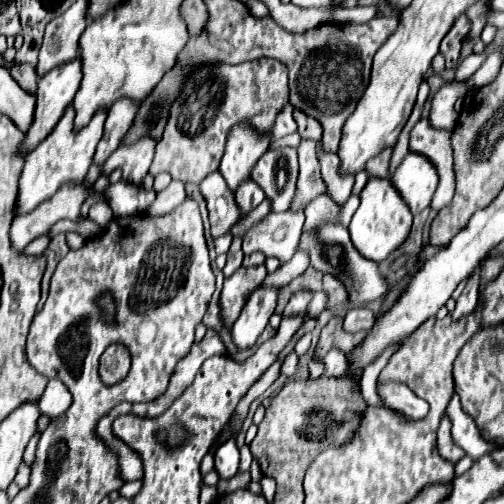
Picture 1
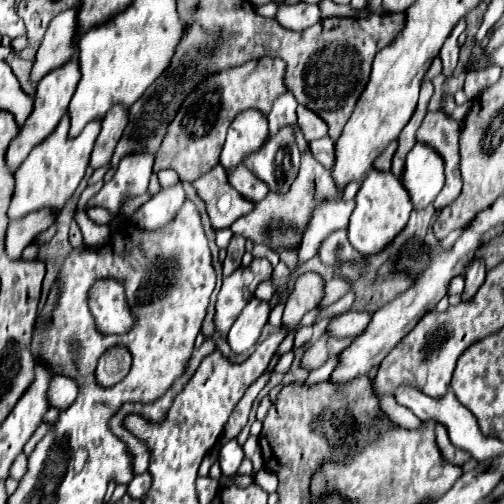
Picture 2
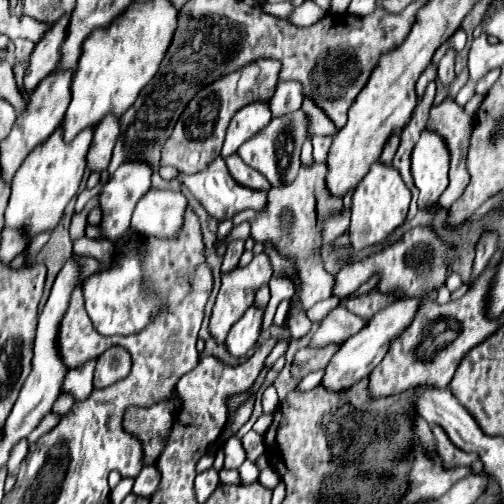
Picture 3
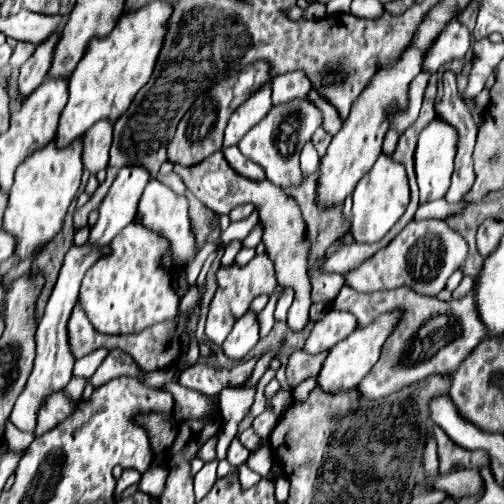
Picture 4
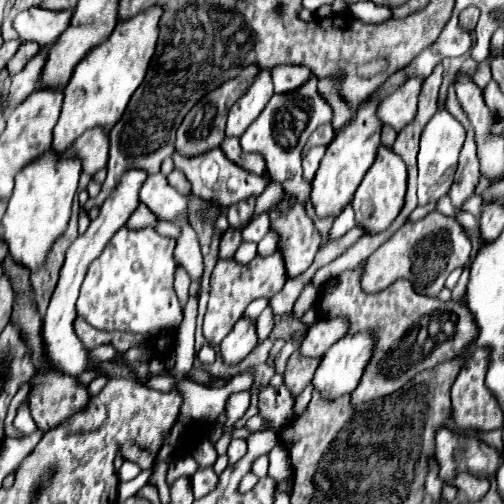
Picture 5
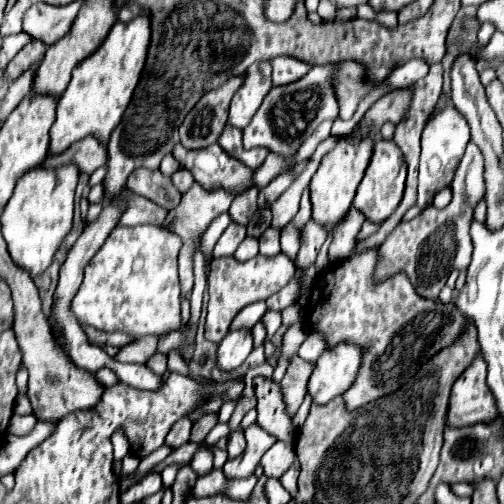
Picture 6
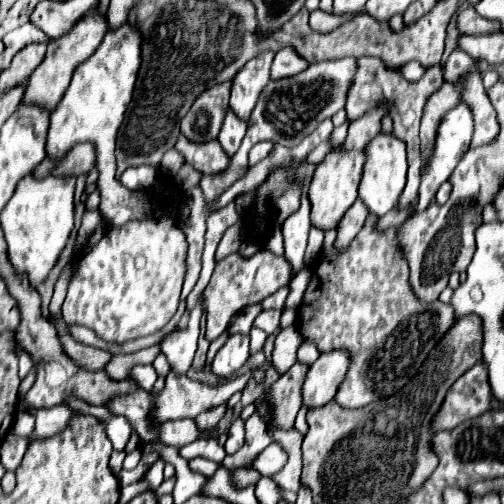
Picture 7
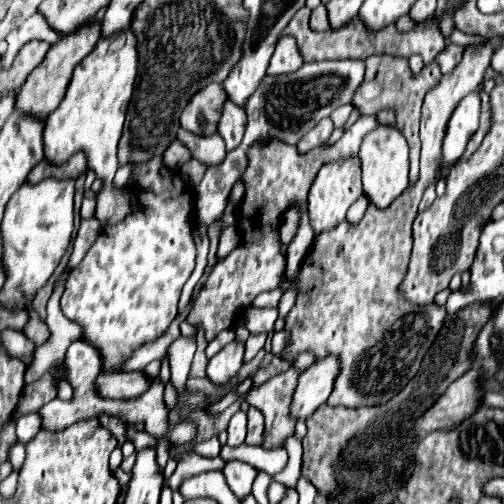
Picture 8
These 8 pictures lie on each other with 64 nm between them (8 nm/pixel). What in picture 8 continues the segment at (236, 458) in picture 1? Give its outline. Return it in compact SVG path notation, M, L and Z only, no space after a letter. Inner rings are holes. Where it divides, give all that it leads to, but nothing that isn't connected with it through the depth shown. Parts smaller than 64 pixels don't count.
M238 410L228 424L228 444L238 446L246 438L246 412Z

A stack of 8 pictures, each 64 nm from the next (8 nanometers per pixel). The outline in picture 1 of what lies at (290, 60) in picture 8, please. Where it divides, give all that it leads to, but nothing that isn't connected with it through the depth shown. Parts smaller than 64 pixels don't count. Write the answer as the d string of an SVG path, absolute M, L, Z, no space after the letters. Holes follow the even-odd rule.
M286 102L280 112L276 114L274 118L274 124L272 124L272 140L278 140L290 132L296 132L296 122L294 122L294 106L290 102Z

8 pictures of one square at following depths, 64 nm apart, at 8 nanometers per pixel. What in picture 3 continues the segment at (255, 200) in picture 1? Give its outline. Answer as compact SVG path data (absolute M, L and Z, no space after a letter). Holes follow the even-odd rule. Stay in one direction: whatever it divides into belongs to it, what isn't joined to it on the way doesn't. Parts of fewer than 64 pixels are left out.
M230 154L226 158L226 164L228 164L228 170L230 170L232 178L238 180L240 184L244 184L248 188L270 188L268 180L264 180L264 176L258 170L244 164L244 160L240 160L238 154Z

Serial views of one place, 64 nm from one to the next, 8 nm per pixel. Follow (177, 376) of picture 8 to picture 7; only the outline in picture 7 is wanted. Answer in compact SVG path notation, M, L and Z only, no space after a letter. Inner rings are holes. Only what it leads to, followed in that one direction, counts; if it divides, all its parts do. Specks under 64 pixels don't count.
M198 300L196 308L190 314L188 328L186 330L178 328L162 344L162 354L166 354L174 374L186 374L192 366L192 358L196 352L196 340L198 340L200 316L202 316L202 308L200 308L200 300Z

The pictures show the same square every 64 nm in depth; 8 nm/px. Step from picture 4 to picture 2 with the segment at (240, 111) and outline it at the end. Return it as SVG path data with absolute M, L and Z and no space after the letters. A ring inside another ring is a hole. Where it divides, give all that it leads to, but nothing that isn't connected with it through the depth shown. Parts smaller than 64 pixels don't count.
M260 110L240 112L228 128L220 164L228 170L242 162L248 152L254 152L268 138L268 118Z

